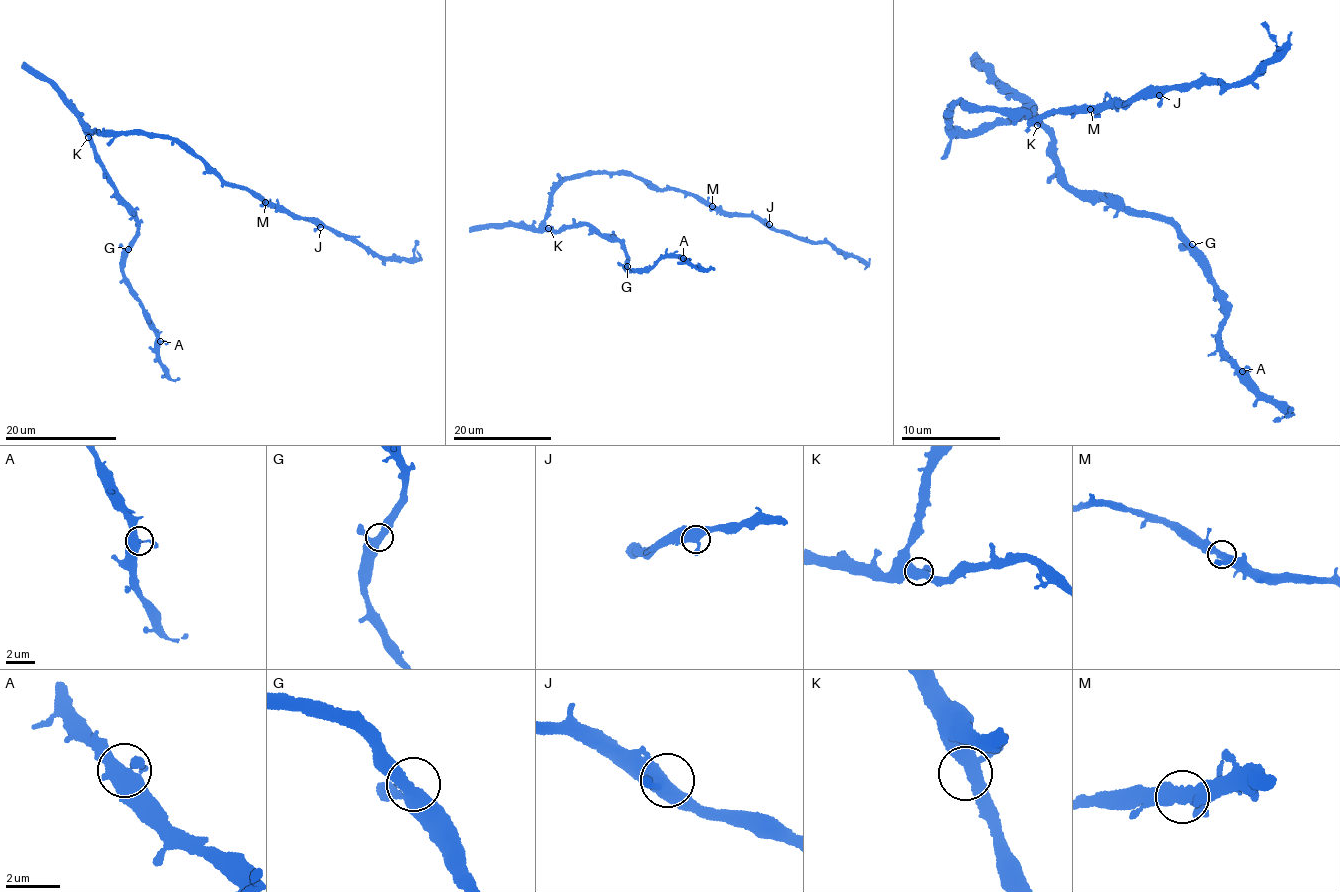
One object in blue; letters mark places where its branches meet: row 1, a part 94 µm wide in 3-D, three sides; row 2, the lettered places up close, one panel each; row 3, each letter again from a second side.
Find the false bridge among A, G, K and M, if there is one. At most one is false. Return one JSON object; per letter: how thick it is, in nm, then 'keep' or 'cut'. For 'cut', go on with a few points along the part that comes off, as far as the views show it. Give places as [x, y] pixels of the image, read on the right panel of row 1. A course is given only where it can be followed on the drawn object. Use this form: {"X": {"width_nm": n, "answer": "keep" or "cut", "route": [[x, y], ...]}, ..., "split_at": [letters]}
{"A": {"width_nm": 460, "answer": "keep"}, "G": {"width_nm": 380, "answer": "keep"}, "K": {"width_nm": 420, "answer": "keep"}, "M": {"width_nm": 400, "answer": "keep"}, "split_at": []}

